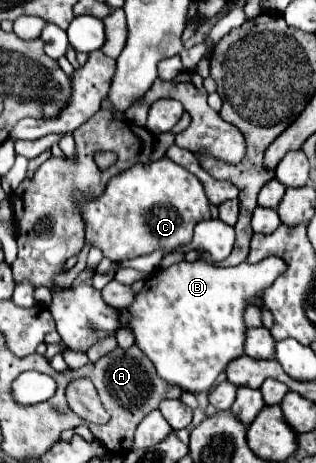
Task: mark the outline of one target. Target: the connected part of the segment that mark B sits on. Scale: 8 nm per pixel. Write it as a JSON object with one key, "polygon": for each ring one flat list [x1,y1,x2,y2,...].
{"polygon":[[275,255,259,263,245,261,235,267,217,267,203,259,193,263,179,261,147,277,127,309,107,305,93,285,81,283,77,287,57,289,49,311,69,351,87,353,101,339,115,337,117,329,127,327,135,335,135,345,149,355,161,379,197,395,209,391,227,363,243,355,247,331,243,319,245,309,251,305,251,299,261,299,263,291,285,269,287,261]]}

